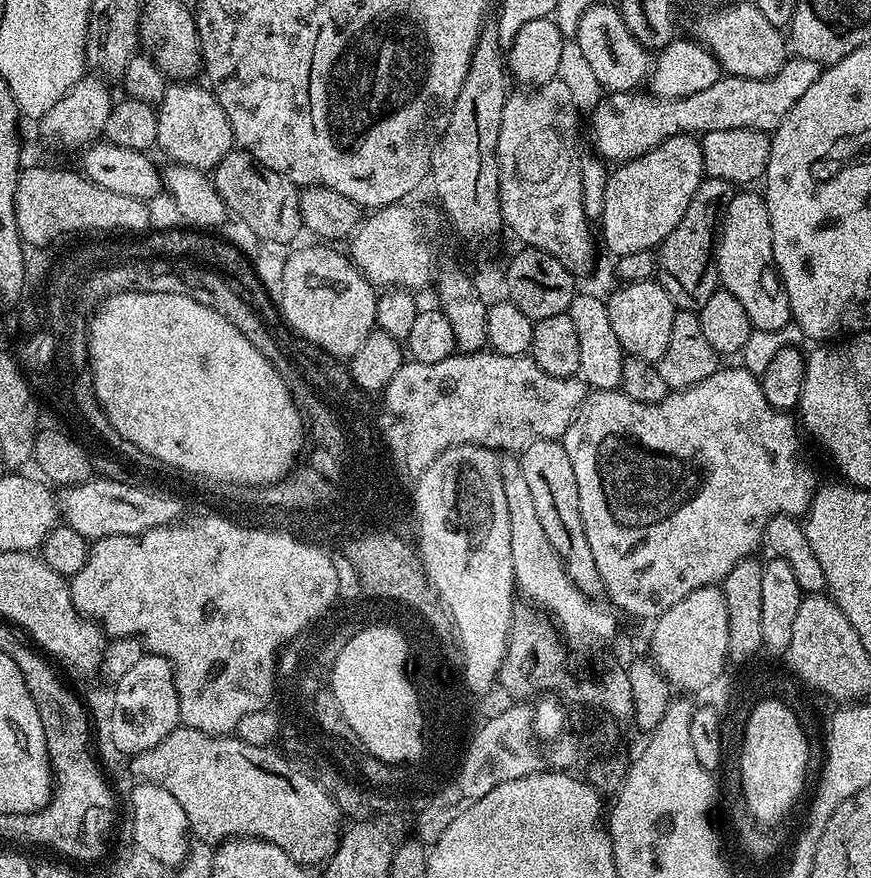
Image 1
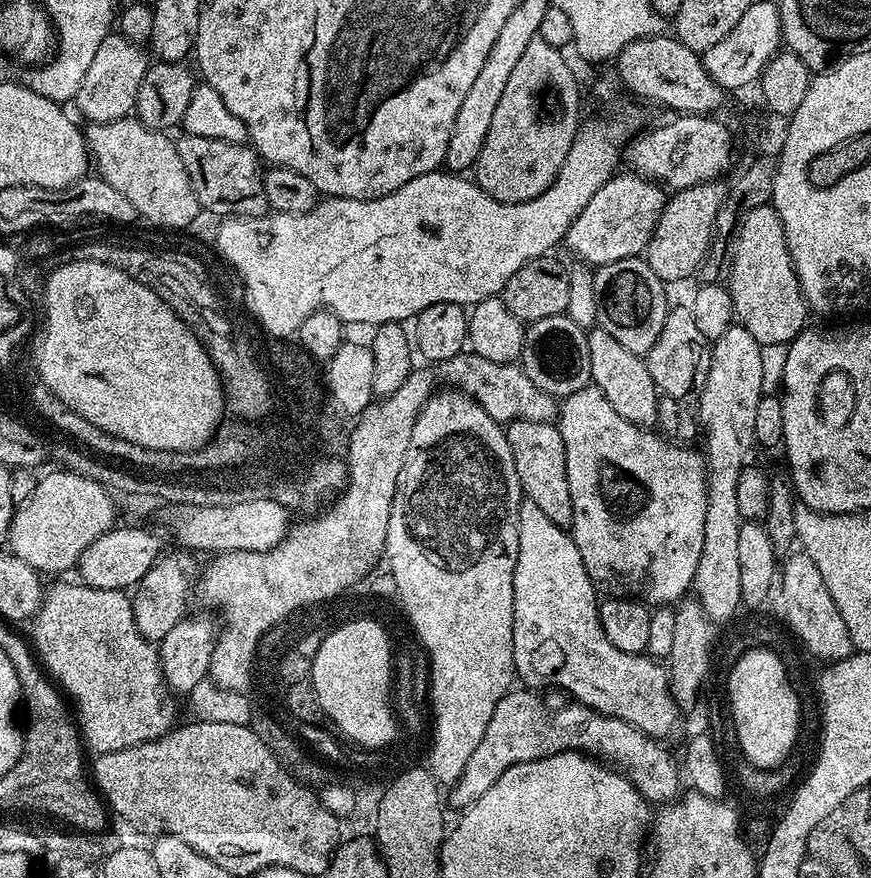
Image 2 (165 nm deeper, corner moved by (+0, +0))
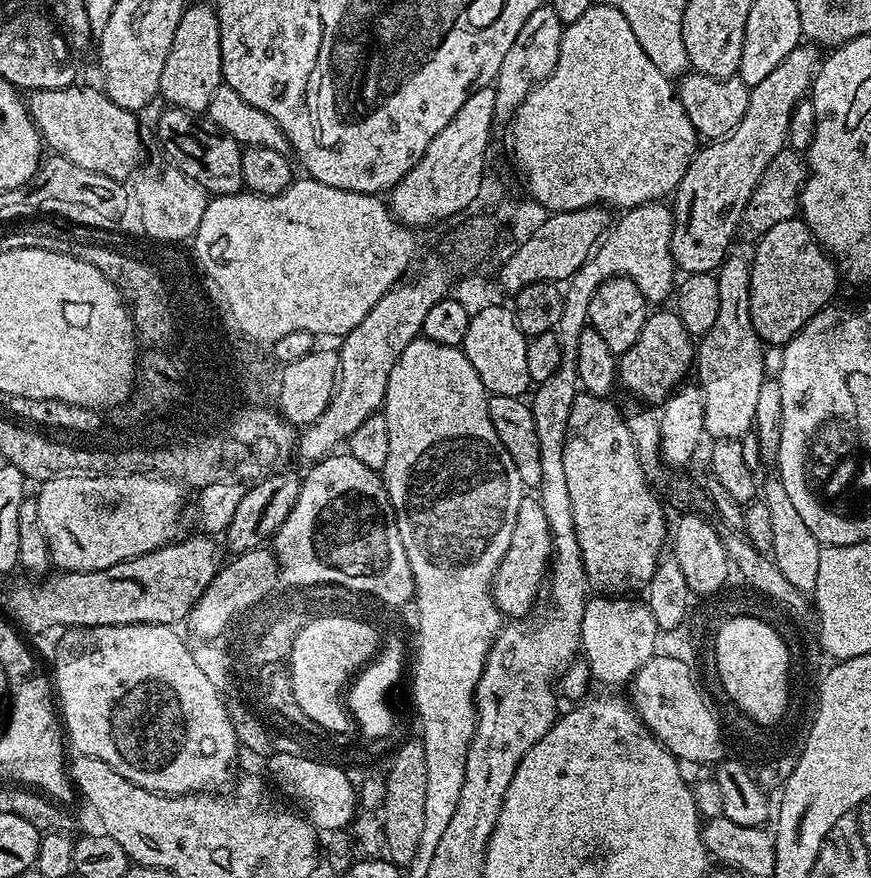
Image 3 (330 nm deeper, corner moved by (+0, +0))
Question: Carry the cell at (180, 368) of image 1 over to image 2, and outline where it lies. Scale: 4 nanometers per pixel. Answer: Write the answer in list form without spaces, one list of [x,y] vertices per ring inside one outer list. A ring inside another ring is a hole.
[[[68,260],[56,269],[56,276],[52,276],[52,284],[48,284],[48,325],[44,344],[36,351],[36,361],[40,363],[40,372],[44,372],[44,380],[68,400],[68,404],[76,404],[80,412],[84,412],[87,420],[96,420],[103,428],[112,428],[119,436],[128,436],[128,440],[140,444],[152,444],[152,448],[178,450],[184,444],[199,444],[204,436],[212,432],[212,424],[220,417],[220,388],[216,388],[216,372],[212,372],[212,364],[204,360],[204,352],[200,352],[200,345],[192,336],[183,331],[183,325],[174,322],[174,317],[166,314],[163,306],[158,306],[156,296],[149,288],[142,288],[135,283],[130,274],[122,270],[94,260]]]

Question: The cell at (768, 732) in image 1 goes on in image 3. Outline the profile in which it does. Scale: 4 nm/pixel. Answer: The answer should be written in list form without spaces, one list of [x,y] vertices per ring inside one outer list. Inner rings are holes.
[[[734,617],[725,619],[714,632],[716,636],[716,672],[720,675],[720,684],[729,696],[728,700],[761,726],[776,726],[785,719],[789,708],[790,687],[788,688],[788,666],[790,659],[788,648],[782,638],[766,620],[756,617]]]

